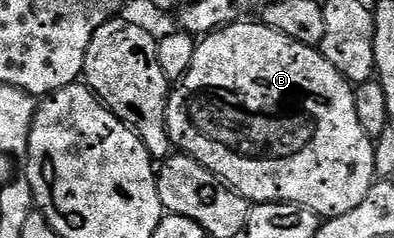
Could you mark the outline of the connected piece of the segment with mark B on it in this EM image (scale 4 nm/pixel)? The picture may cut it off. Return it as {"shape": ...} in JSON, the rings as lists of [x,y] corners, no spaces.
{"shape":[[[251,19],[236,21],[233,25],[226,25],[224,29],[216,29],[215,32],[206,34],[196,44],[193,67],[189,67],[183,80],[172,88],[171,97],[167,101],[167,130],[172,146],[213,171],[213,175],[220,177],[230,189],[255,205],[300,205],[313,211],[321,219],[353,211],[353,207],[357,207],[357,203],[361,203],[361,199],[369,195],[371,186],[377,180],[375,141],[365,131],[365,127],[361,127],[361,119],[357,119],[353,85],[338,73],[336,67],[326,61],[316,46],[302,45],[289,39],[289,35],[281,35],[281,31],[262,23],[254,25],[253,22]]]}

